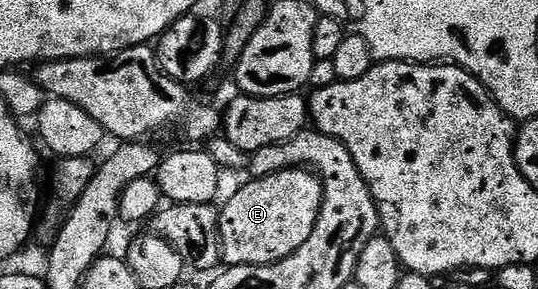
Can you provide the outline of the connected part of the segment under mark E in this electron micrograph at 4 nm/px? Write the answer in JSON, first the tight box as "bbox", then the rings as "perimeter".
{"bbox":[217,167,323,267],"perimeter":[[[289,167],[279,173],[271,173],[260,177],[253,177],[248,180],[229,200],[222,206],[219,211],[217,228],[221,238],[221,257],[228,266],[231,267],[265,267],[268,263],[278,263],[307,237],[311,237],[311,229],[315,229],[315,221],[321,215],[321,202],[323,201],[323,189],[321,180],[314,172],[303,167]]]}

